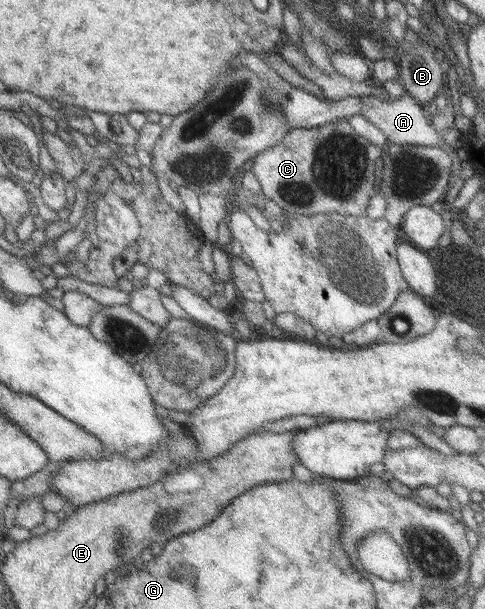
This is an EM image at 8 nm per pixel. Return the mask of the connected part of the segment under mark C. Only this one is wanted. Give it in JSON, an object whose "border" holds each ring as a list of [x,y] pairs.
{"border":[[[339,120],[309,129],[291,128],[277,145],[255,154],[248,169],[261,187],[262,194],[295,218],[331,212],[340,216],[354,216],[363,213],[369,198],[377,191],[378,163],[383,151],[384,148],[375,147],[359,137],[347,120]]]}

